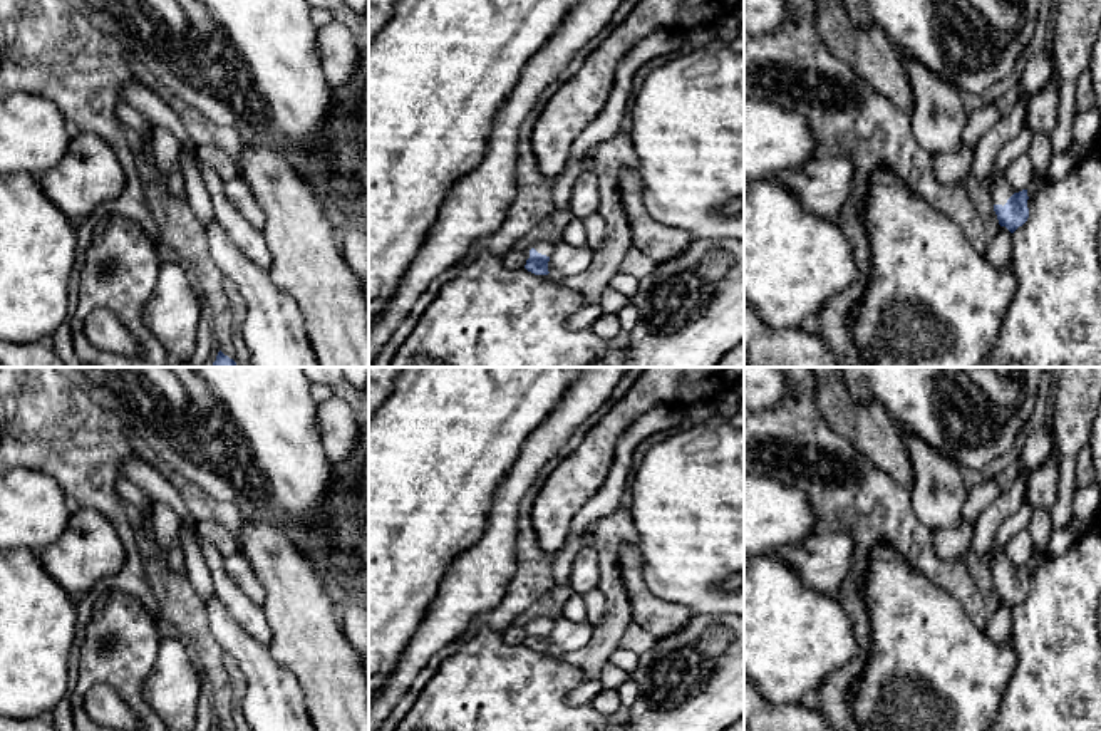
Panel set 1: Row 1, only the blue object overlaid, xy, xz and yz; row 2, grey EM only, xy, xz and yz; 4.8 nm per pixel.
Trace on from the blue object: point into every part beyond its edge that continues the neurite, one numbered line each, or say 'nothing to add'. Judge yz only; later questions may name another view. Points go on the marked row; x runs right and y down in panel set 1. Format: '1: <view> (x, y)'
1: yz (1001, 190)

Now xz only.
1: xz (547, 248)

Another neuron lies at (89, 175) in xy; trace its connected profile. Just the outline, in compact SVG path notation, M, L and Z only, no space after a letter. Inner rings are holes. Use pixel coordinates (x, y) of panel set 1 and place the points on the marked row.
M75 132L60 163L39 178L47 200L74 221L119 198L124 183L116 153L90 132Z

